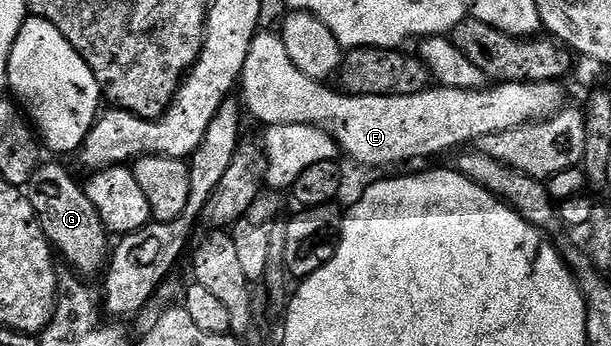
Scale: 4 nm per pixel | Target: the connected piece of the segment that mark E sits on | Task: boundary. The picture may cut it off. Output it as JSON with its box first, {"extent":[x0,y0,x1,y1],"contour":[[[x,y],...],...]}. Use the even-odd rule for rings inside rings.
{"extent":[239,31,567,167],"contour":[[[261,31],[251,41],[251,53],[247,53],[247,65],[241,74],[241,82],[239,84],[239,99],[243,104],[244,110],[249,111],[255,118],[261,122],[261,125],[268,125],[274,127],[275,125],[311,125],[312,127],[323,127],[328,129],[333,138],[336,139],[338,148],[342,152],[345,151],[357,163],[362,163],[365,167],[387,167],[391,163],[403,163],[407,159],[423,159],[427,155],[439,155],[443,151],[449,151],[452,147],[460,148],[462,145],[472,144],[480,135],[487,133],[499,133],[507,129],[515,129],[524,123],[536,123],[538,119],[548,119],[549,116],[554,115],[555,112],[560,111],[562,107],[566,106],[567,99],[565,99],[565,91],[561,88],[560,82],[556,83],[499,83],[490,86],[488,89],[479,91],[468,91],[467,89],[451,89],[450,87],[443,87],[440,85],[430,86],[428,91],[420,91],[414,95],[407,97],[399,97],[398,95],[347,95],[340,90],[334,89],[332,91],[329,85],[326,85],[322,80],[312,79],[307,77],[307,73],[301,73],[291,61],[291,57],[287,57],[287,49],[283,45],[280,34],[271,31]]]}

